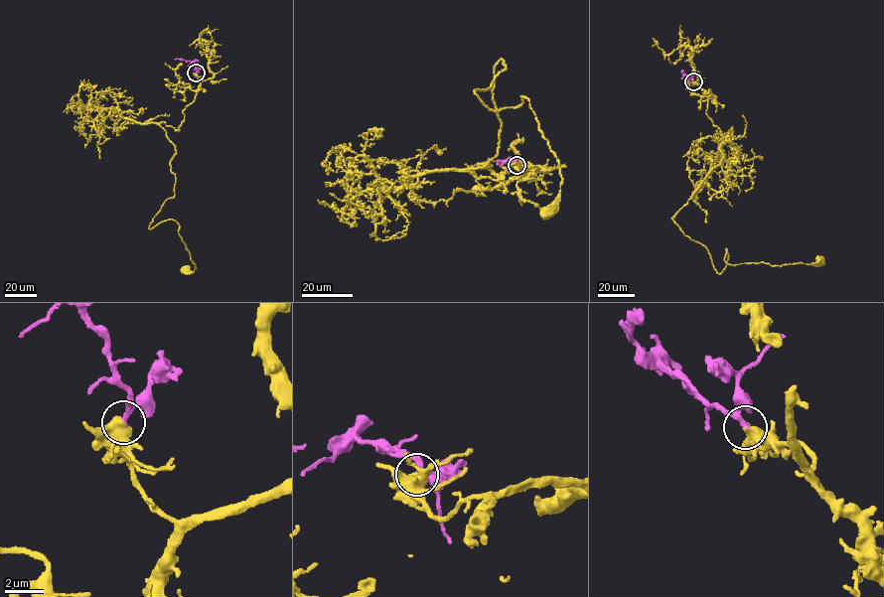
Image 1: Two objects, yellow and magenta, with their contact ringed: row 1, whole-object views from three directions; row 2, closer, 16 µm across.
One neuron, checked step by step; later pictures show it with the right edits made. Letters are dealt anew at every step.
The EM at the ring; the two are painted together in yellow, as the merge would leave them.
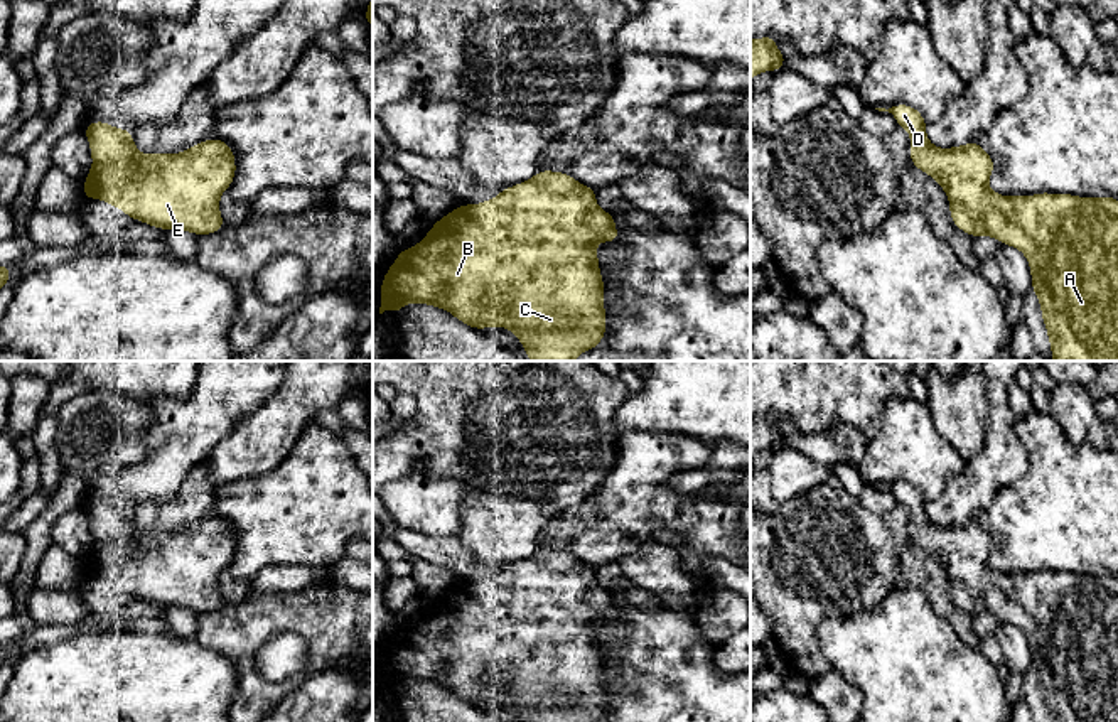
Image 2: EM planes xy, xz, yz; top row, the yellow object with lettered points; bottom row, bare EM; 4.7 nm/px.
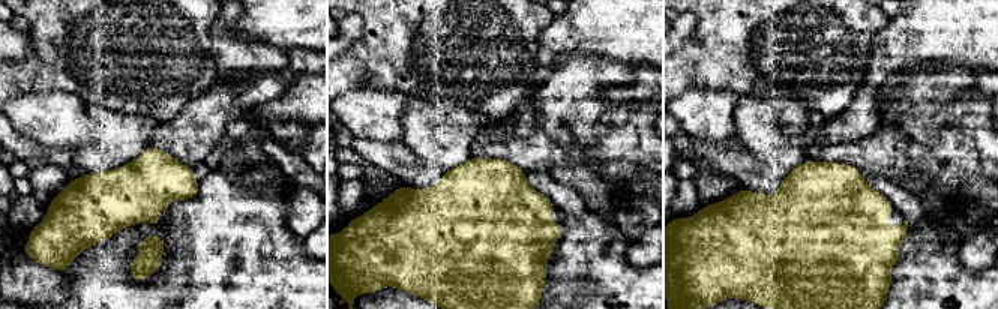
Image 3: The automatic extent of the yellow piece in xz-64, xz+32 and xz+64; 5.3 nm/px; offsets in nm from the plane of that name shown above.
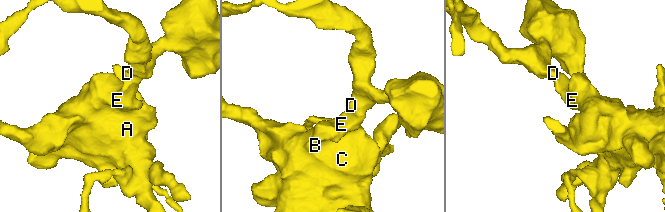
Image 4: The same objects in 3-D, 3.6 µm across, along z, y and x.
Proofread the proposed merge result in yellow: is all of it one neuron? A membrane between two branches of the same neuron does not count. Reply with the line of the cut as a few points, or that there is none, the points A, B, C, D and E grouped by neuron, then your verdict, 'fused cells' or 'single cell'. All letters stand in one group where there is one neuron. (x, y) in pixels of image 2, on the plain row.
cut none; groups A B C D E; single cell

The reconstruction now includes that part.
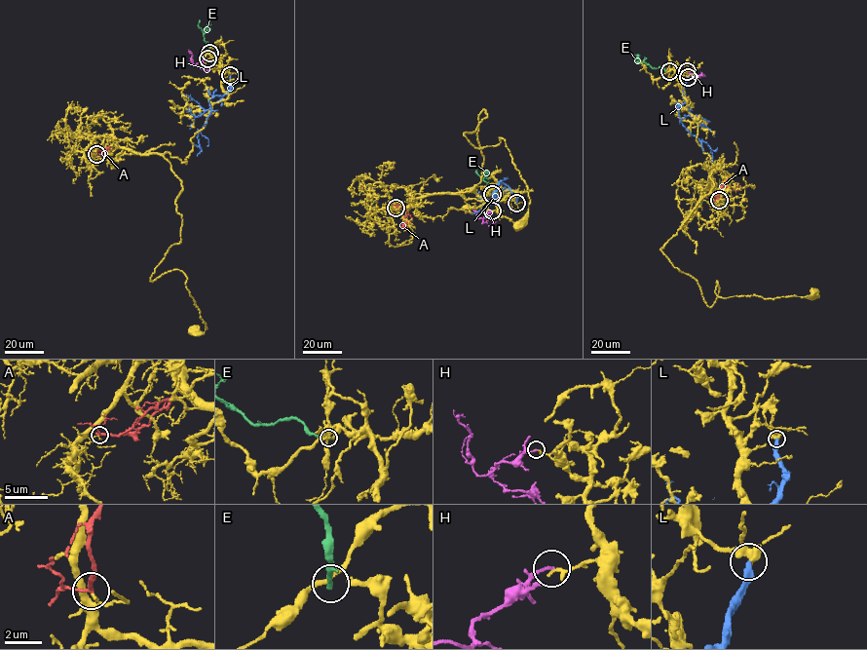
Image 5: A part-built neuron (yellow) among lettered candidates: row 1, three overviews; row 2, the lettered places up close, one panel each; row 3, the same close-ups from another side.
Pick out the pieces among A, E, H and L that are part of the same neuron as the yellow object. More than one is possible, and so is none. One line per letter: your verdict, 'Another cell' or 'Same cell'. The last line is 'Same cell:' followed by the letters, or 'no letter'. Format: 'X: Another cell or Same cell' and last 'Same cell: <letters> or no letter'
A: Another cell
E: Another cell
H: Another cell
L: Another cell
Same cell: no letter

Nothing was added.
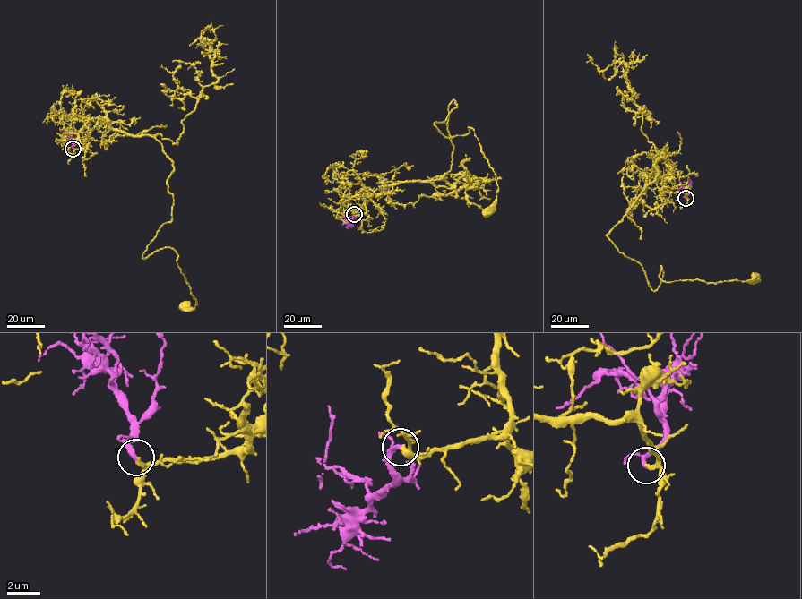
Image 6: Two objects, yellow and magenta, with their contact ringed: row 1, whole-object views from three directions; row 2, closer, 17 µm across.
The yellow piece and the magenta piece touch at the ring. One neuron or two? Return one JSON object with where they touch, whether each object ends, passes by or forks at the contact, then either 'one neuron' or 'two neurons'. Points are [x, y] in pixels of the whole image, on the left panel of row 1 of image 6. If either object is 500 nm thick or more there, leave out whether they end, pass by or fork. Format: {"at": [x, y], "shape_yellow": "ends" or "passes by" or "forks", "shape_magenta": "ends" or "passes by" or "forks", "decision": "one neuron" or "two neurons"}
{"at": [73, 149], "shape_yellow": "passes by", "shape_magenta": "passes by", "decision": "one neuron"}

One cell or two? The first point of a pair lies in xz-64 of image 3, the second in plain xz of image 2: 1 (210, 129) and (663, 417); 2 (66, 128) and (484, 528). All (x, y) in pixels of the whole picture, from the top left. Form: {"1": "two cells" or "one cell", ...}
{"1": "two cells", "2": "two cells"}

